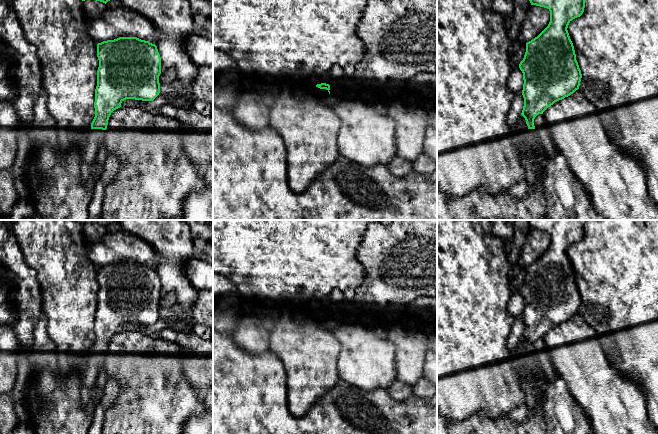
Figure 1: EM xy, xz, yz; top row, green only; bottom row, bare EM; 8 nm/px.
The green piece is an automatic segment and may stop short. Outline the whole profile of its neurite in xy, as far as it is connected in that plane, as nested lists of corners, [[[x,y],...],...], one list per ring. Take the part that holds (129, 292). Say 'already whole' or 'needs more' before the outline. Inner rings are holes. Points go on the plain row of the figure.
already whole; [[[137,261],[97,268],[99,291],[91,353],[106,354],[111,337],[126,323],[153,325],[160,317],[157,270]]]

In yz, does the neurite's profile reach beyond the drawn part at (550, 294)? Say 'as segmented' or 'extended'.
as segmented

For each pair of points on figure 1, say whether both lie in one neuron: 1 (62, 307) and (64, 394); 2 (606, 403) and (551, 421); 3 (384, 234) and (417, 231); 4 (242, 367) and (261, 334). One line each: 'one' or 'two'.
1: two
2: two
3: one
4: two

